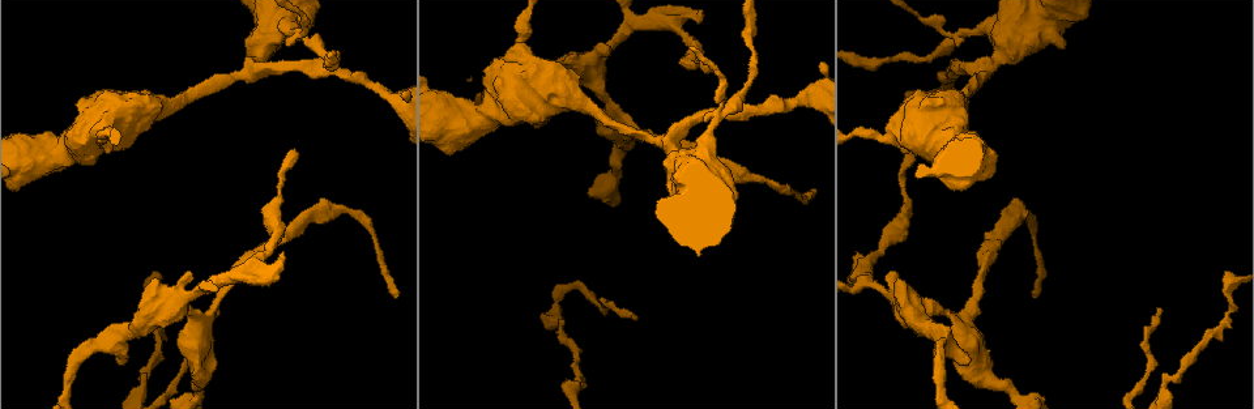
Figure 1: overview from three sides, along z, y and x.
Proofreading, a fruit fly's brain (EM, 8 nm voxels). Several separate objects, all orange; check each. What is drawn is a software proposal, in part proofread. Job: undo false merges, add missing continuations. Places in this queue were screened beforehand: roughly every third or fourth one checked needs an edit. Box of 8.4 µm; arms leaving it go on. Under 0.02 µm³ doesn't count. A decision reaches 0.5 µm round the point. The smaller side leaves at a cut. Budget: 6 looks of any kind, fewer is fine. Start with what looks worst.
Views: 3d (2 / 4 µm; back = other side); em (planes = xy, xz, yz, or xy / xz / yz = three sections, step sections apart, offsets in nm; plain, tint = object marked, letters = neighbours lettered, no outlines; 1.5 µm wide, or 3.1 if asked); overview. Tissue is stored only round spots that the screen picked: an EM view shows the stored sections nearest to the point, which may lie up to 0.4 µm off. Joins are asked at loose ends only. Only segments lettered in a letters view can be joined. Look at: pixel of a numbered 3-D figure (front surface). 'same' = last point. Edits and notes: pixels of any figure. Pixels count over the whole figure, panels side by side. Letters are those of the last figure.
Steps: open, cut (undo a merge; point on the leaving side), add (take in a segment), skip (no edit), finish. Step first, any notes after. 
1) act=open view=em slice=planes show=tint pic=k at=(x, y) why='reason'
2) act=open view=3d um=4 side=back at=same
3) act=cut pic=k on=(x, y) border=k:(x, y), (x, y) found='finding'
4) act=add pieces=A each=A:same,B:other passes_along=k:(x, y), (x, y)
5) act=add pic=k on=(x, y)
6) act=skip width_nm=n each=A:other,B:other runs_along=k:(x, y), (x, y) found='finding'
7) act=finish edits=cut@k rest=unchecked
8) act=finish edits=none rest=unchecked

act=open view=3d um=2 pic=1 at=(533, 125) why='branch stops here'

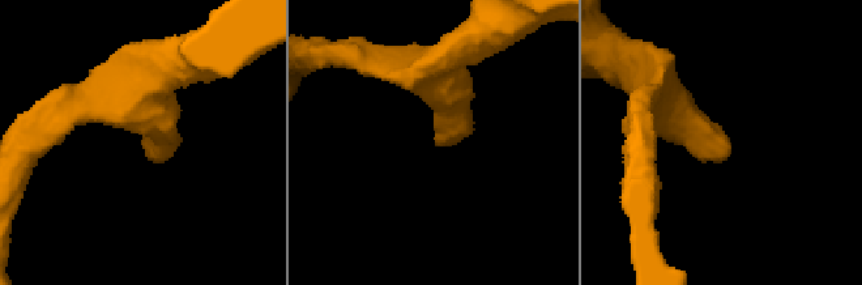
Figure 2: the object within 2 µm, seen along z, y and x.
act=open view=em slice=planes show=plain pic=2 at=(723, 150)

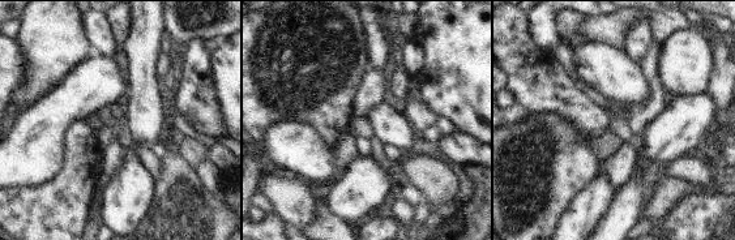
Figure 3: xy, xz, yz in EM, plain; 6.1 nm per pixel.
act=open view=em slice=planes show=letters at=same

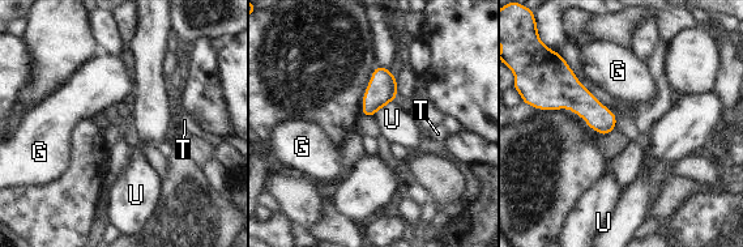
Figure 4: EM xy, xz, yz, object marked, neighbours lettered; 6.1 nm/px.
act=skip longest_contact=U:170nm each=G:other,T:other,U:other border=4:(396, 98), (374, 114) found='none of them fits'

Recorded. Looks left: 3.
act=open view=em slice=xy step=8 show=letters pic=1 at=(961, 38) why='a fork'

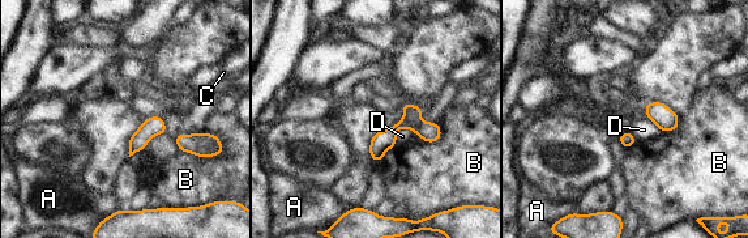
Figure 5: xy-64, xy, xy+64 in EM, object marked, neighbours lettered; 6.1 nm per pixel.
act=open view=em slice=yz step=4 show=letters at=same

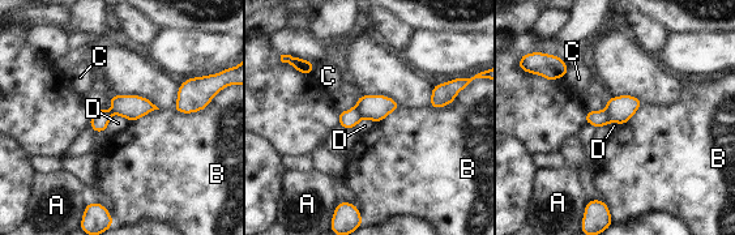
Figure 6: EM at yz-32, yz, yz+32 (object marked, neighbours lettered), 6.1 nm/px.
act=cut pic=6 on=(349, 119) each=A:other,B:other,C:other,D:other border=6:(357, 105), (362, 116) found='two neurons meet here'

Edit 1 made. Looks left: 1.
act=finish edits=cut@6 rest=unchecked

